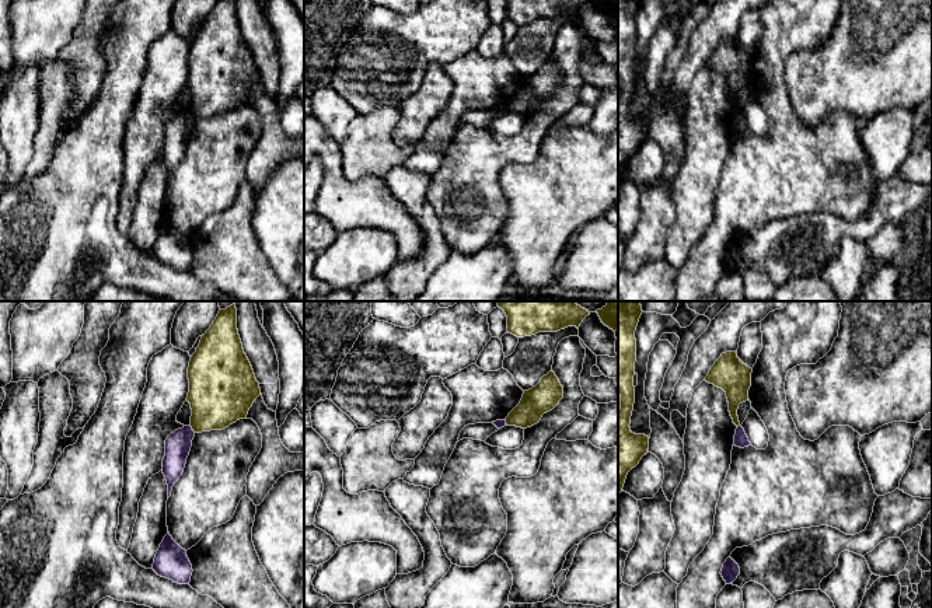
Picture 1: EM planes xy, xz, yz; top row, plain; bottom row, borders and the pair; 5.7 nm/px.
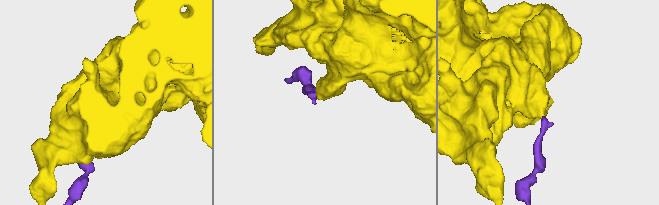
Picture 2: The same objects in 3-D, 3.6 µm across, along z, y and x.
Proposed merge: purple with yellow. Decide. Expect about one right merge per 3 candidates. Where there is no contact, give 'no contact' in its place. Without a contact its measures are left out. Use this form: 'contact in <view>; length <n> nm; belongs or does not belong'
contact in xy; length 60 nm; does not belong

